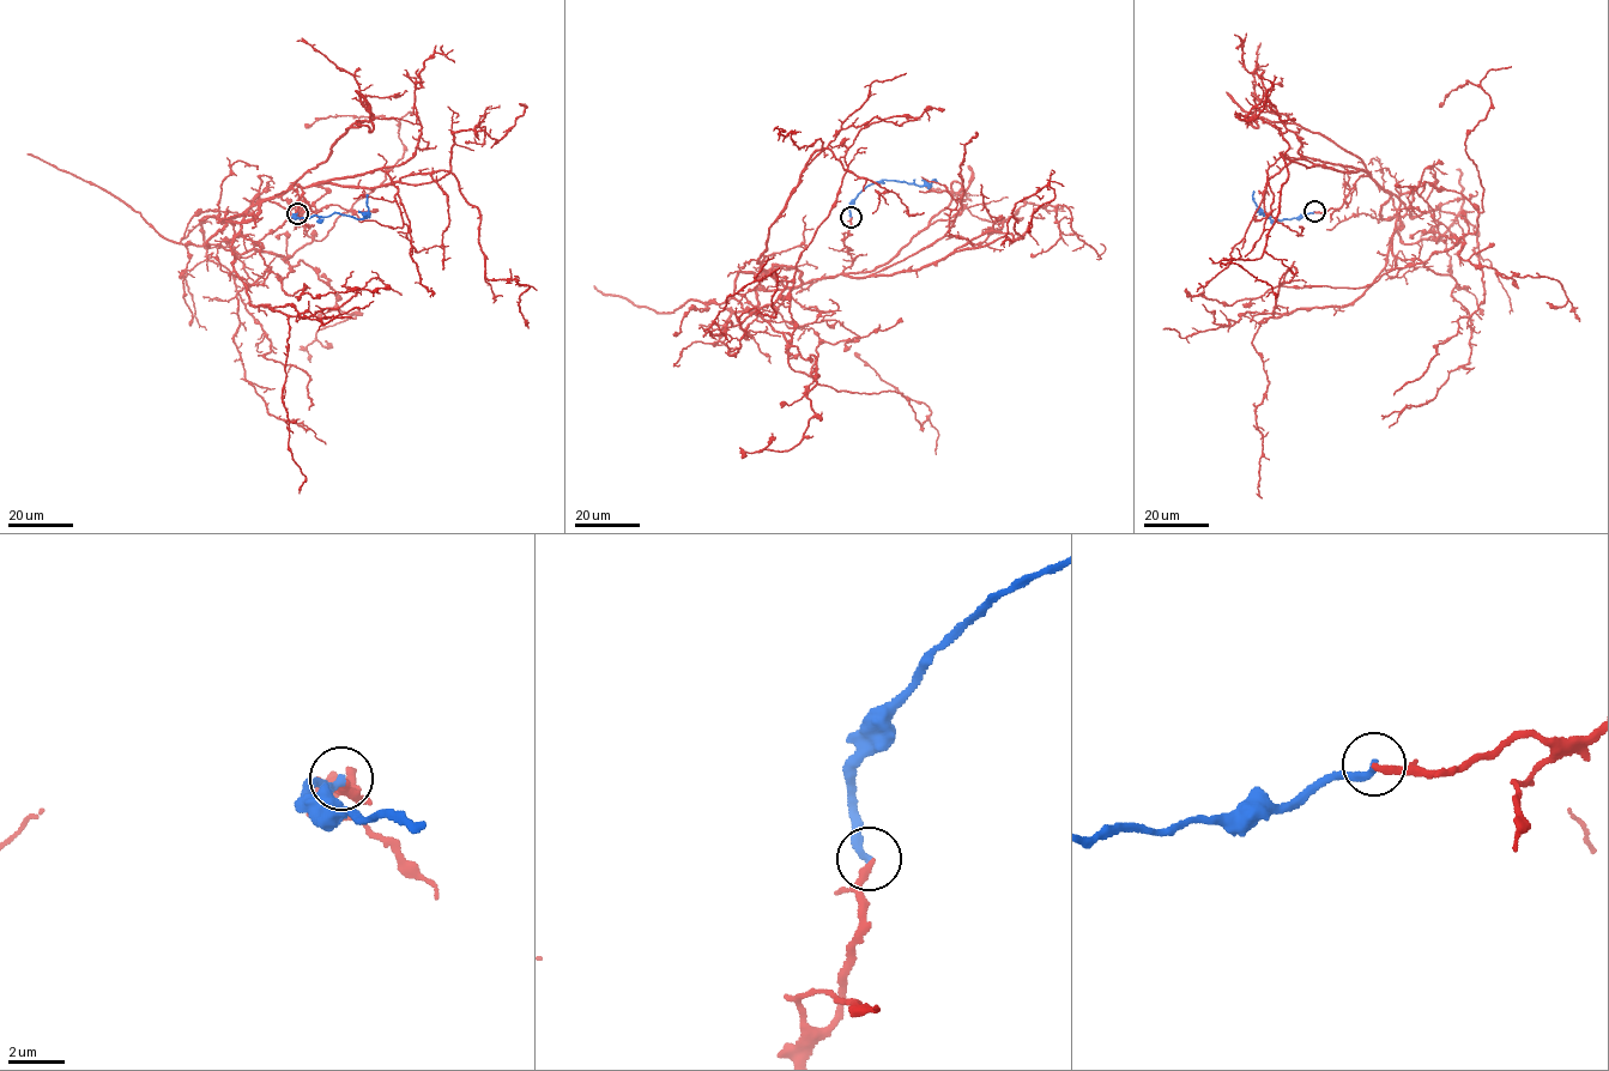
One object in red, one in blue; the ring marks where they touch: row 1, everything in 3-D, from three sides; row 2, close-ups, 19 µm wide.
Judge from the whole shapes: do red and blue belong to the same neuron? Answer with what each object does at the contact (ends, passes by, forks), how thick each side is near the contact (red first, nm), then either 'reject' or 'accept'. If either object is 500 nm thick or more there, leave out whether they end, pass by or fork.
red ends there; blue ends there; 240 nm thick on the red side, 280 nm on the other; reject

